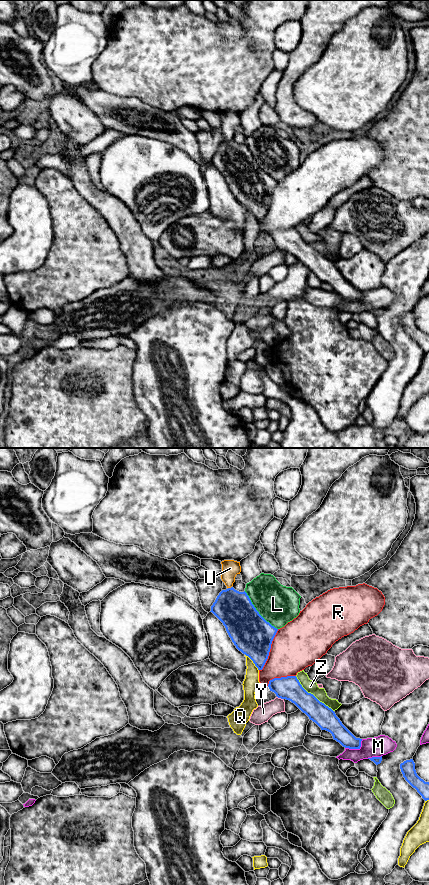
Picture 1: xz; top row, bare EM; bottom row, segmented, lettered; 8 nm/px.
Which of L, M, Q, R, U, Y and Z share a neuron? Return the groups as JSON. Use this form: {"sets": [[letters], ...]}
{"sets": [["L"], ["M"], ["Q"], ["R"], ["U"], ["Y"], ["Z"]]}

